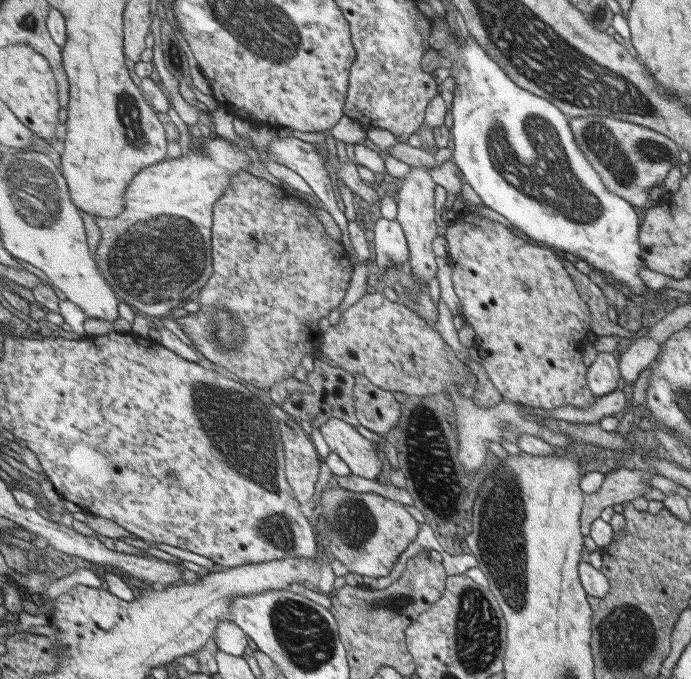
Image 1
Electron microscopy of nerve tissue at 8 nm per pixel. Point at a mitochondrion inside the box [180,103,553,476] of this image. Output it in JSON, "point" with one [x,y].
{"point":[220,315]}

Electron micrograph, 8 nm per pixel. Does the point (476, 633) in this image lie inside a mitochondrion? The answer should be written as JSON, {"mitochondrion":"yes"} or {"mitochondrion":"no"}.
{"mitochondrion":"yes"}

